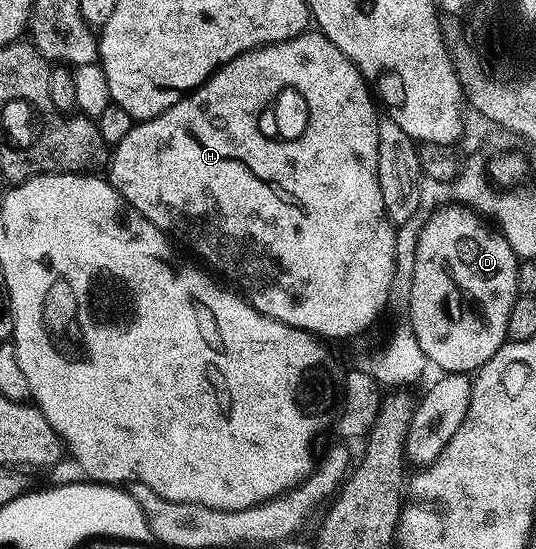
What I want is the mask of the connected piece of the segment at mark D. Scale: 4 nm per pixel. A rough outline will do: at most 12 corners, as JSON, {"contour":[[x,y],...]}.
{"contour":[[463,203],[418,239],[410,328],[444,373],[508,340],[518,258]]}

